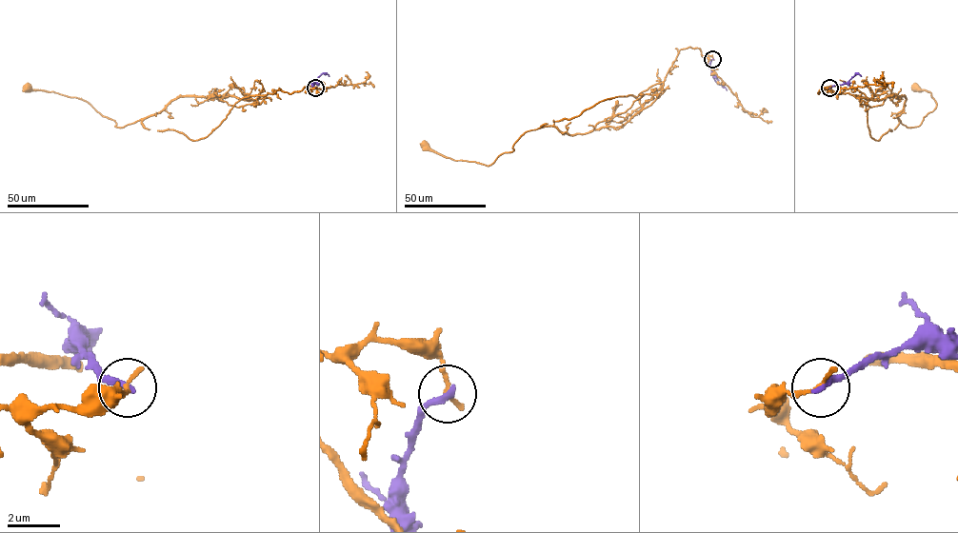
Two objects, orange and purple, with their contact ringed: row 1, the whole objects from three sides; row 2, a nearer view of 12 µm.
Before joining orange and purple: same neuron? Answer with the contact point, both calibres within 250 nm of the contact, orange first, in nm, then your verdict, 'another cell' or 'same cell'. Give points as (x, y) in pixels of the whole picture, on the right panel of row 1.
(829, 88) | 180/280 nm | another cell

